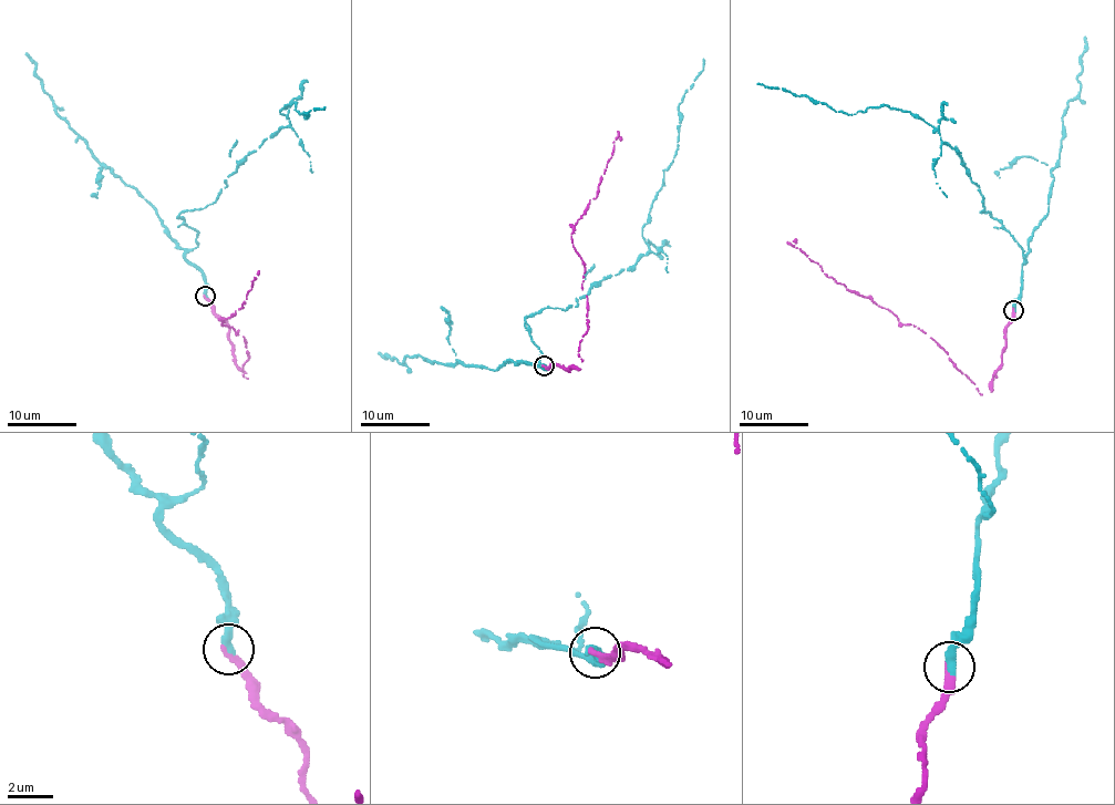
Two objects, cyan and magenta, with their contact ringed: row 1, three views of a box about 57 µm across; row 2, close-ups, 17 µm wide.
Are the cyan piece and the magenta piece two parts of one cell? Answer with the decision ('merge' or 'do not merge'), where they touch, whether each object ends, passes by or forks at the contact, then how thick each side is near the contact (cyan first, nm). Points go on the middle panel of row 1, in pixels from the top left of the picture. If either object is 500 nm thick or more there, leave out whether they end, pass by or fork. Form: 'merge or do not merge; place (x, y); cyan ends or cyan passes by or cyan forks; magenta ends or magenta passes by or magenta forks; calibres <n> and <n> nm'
merge; place (544, 365); cyan ends; magenta ends; calibres 400 and 280 nm

